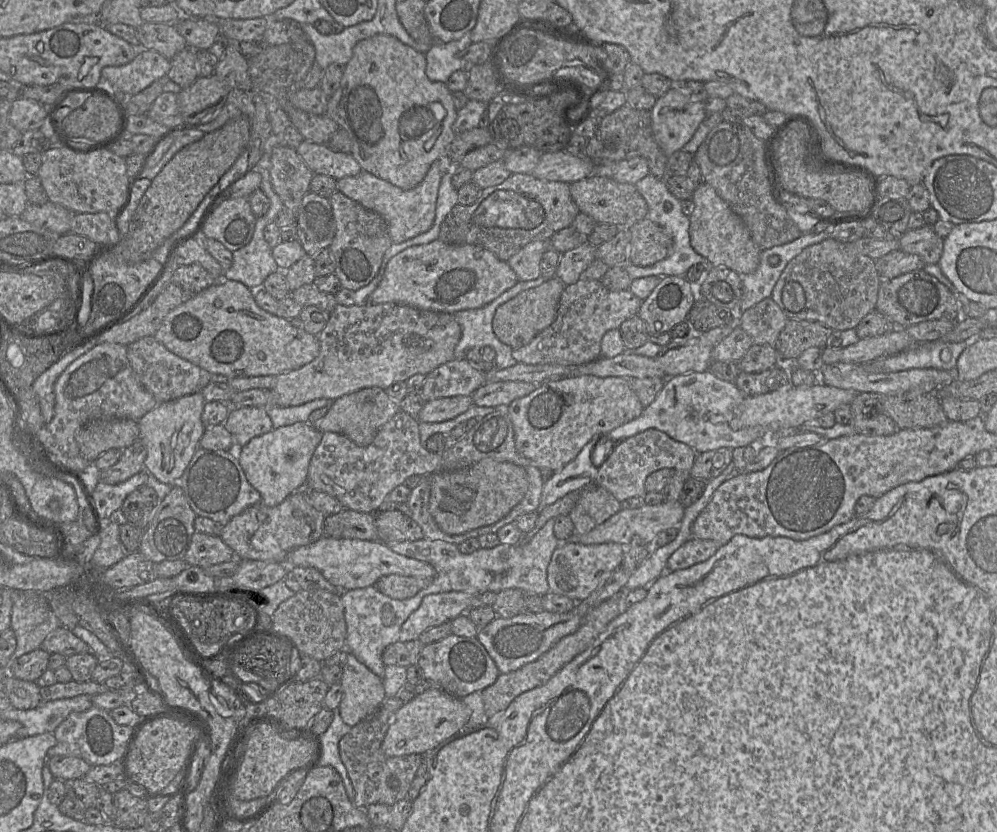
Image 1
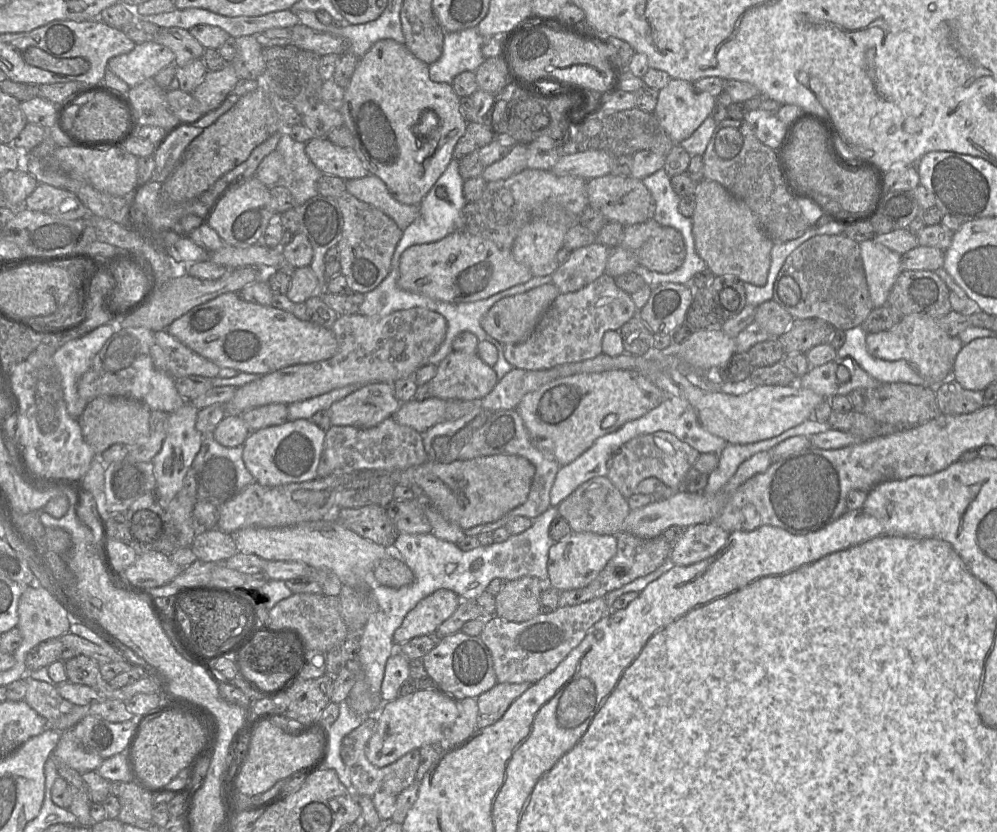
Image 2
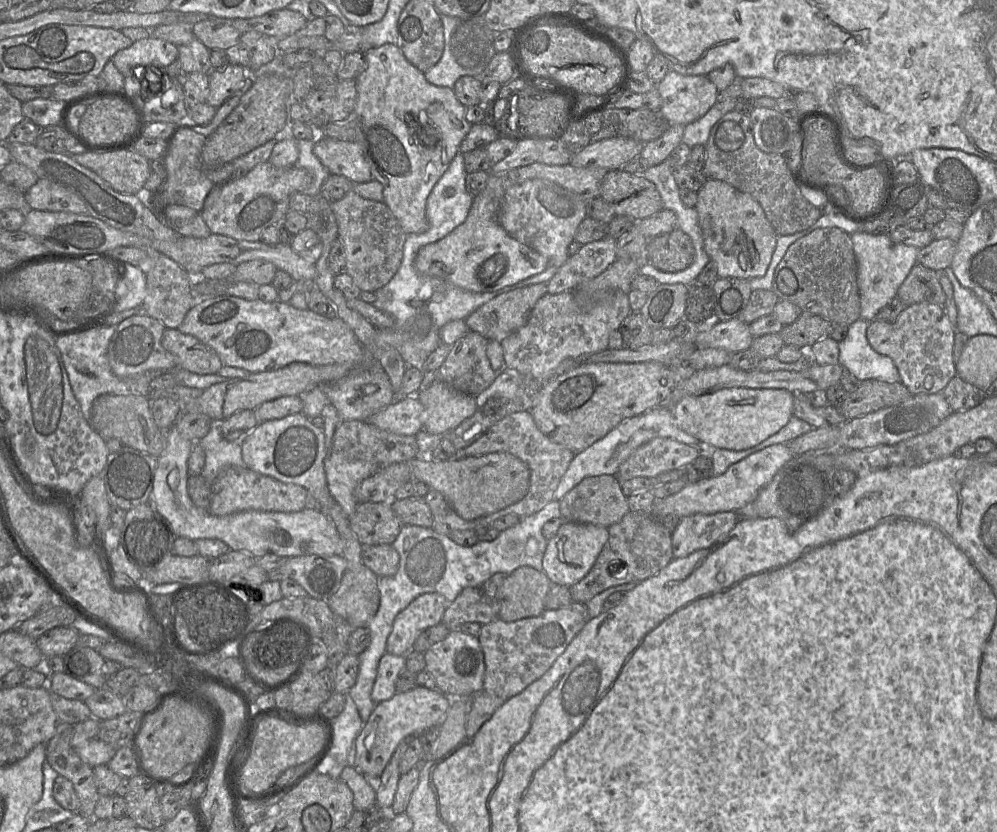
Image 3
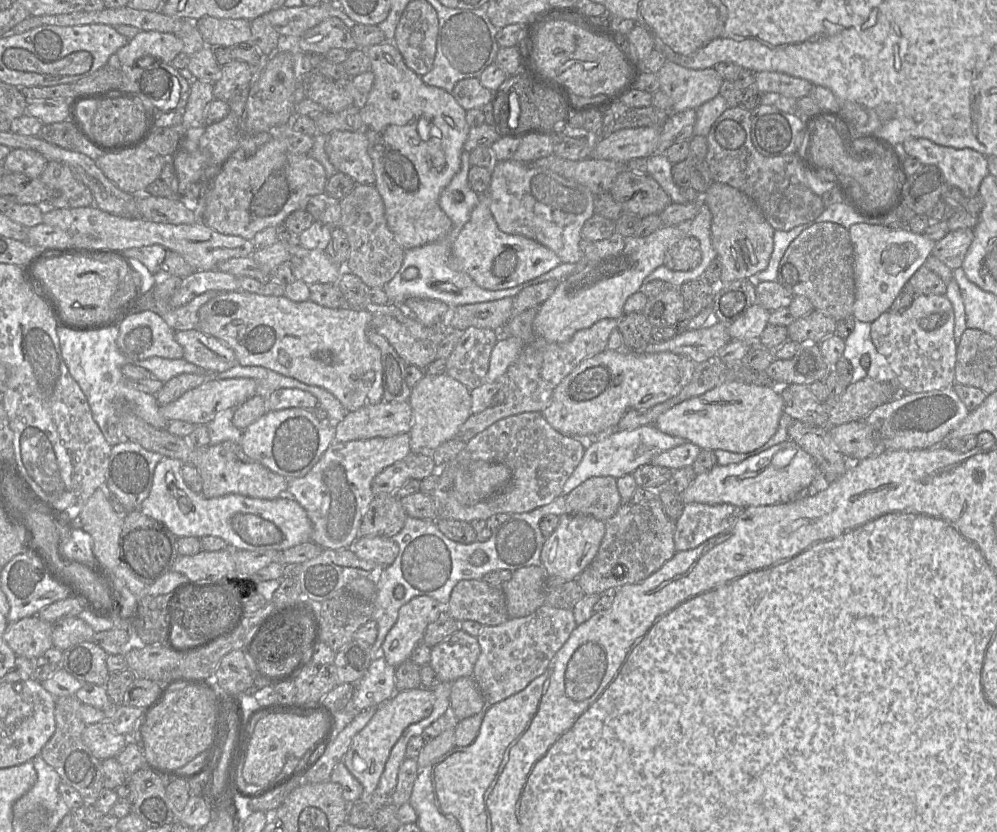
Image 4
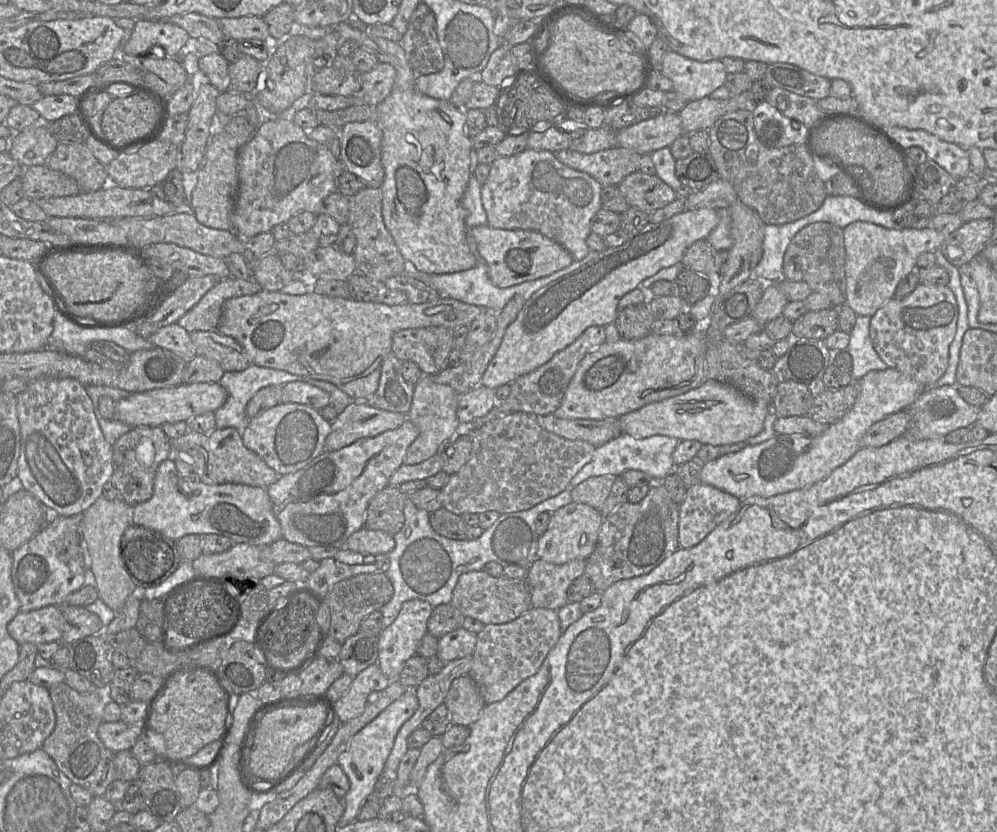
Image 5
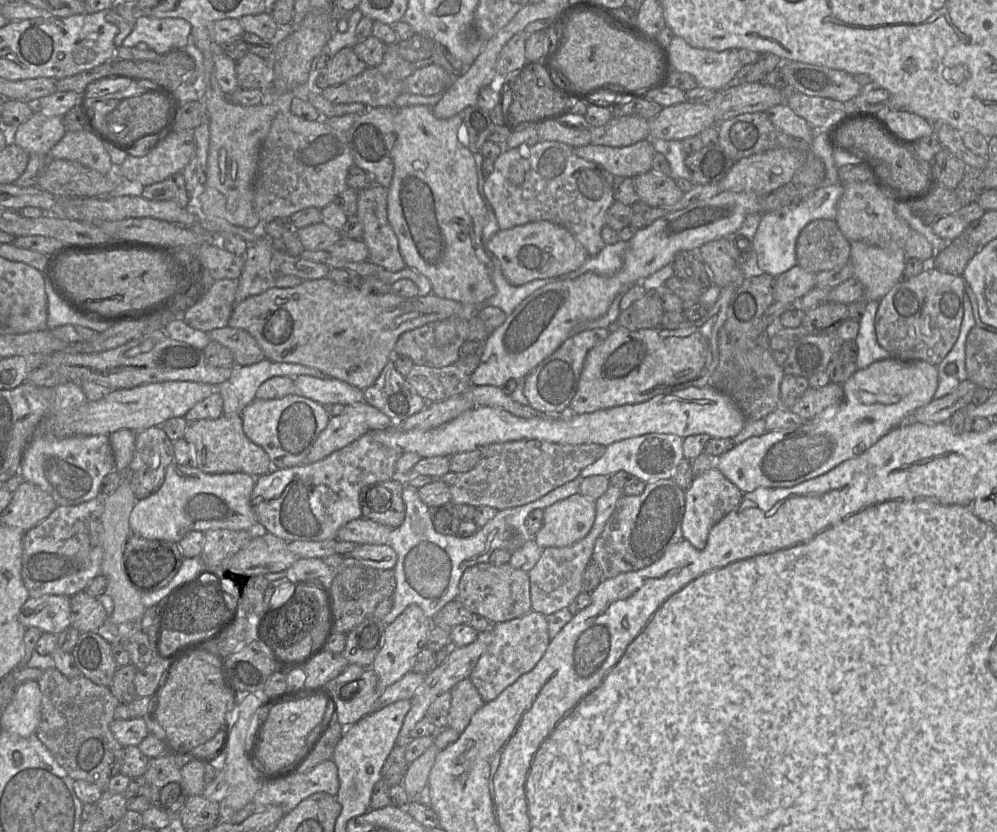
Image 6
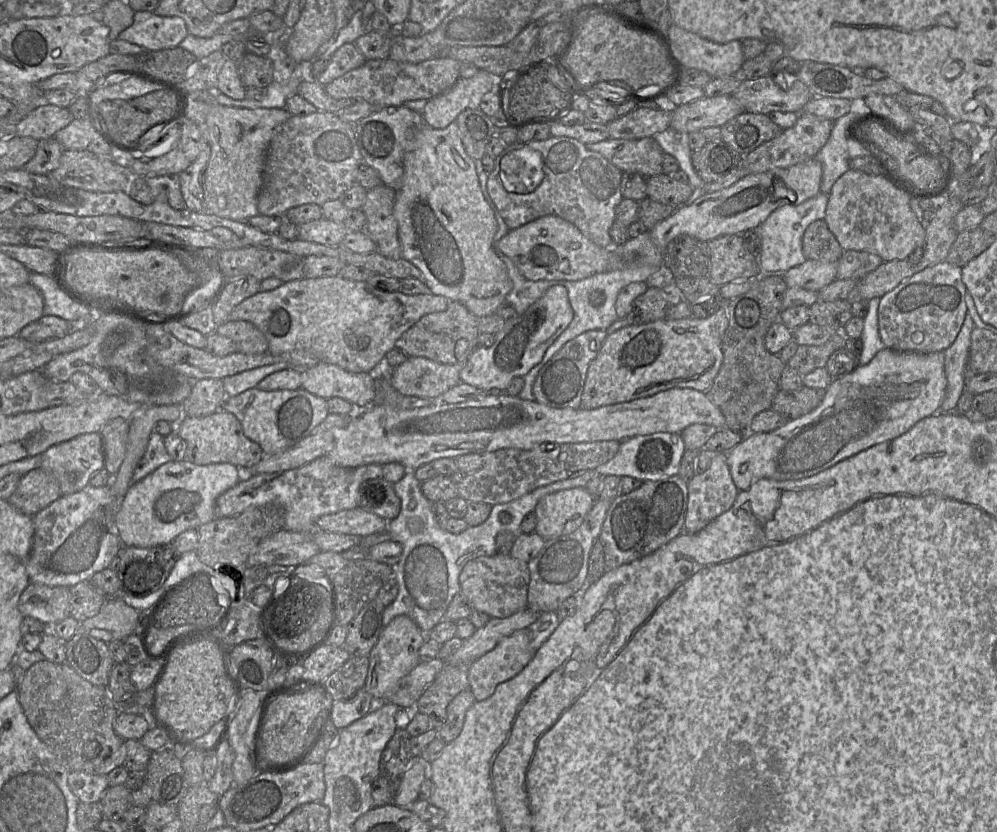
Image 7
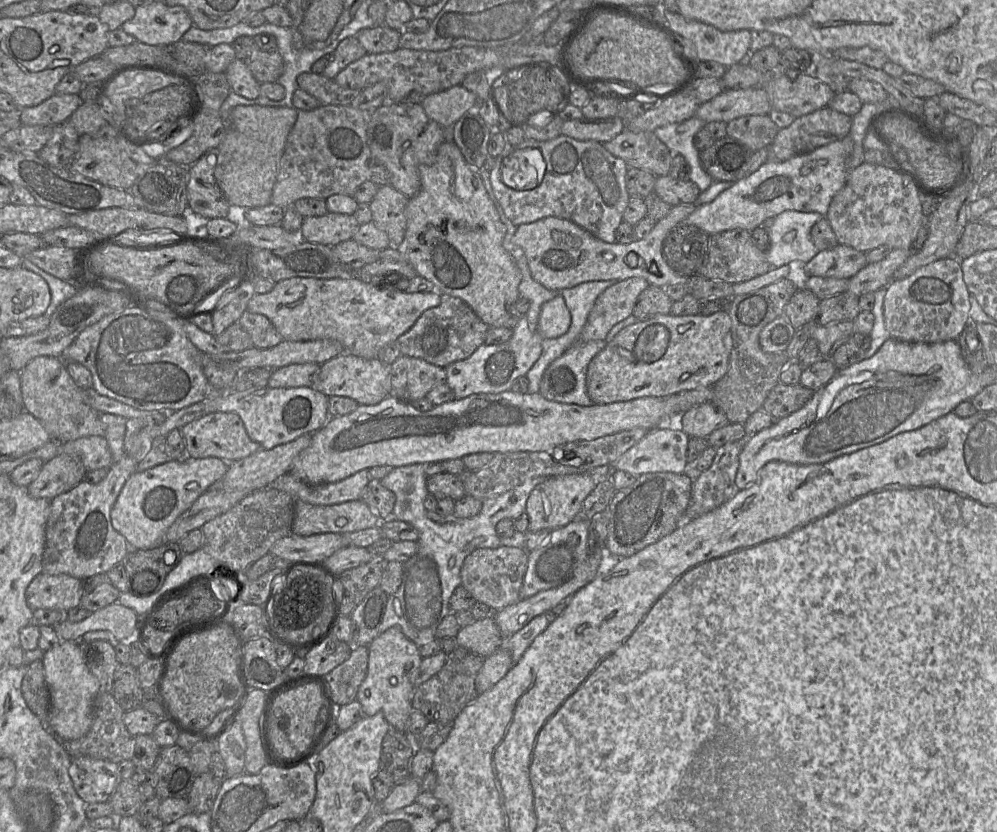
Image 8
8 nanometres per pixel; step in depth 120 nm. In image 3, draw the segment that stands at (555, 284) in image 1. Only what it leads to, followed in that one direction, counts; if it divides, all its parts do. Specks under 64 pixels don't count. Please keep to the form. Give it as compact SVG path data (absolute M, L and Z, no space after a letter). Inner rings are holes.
M539 283L501 294L464 321L470 331L501 342L525 325L536 302L547 294L547 290L547 283Z

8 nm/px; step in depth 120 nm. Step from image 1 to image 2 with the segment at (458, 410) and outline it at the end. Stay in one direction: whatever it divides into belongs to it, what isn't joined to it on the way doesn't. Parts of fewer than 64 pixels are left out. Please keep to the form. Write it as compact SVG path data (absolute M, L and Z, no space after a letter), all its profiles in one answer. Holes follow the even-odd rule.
M434 396L422 401L412 399L401 403L393 418L399 424L412 427L423 433L428 428L443 421L446 403L447 400Z

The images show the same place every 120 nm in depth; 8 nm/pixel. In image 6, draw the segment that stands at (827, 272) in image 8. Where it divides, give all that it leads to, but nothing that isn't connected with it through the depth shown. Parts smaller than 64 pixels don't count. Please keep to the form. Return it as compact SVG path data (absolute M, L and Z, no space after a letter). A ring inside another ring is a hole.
M795 265L775 278L774 301L794 303L810 292L816 283L816 274Z

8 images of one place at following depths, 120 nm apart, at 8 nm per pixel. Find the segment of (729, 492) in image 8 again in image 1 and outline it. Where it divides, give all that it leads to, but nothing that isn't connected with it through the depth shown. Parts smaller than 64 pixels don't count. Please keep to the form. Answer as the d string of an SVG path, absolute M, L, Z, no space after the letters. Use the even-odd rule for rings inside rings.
M690 538L668 559L667 571L688 568L711 558L720 545L712 540Z

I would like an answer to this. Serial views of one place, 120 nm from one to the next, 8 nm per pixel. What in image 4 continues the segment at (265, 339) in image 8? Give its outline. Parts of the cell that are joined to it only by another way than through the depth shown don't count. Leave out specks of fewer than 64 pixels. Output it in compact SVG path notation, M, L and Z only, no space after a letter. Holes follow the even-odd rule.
M198 329L175 331L174 337L183 348L183 359L204 369L207 374L224 372L238 365L235 352L232 348L221 340Z

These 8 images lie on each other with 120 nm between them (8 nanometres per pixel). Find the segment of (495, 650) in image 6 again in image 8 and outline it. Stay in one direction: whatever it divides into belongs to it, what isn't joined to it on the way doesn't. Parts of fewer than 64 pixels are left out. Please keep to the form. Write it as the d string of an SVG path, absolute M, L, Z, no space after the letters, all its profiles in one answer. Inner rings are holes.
M504 646L484 658L476 678L477 696L494 687L513 666L511 653Z

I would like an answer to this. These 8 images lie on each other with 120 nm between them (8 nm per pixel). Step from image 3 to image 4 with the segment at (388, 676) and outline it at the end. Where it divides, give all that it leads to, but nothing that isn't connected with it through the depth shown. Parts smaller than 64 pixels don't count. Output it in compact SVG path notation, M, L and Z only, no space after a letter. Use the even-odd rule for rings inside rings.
M377 655L363 677L354 684L354 693L345 711L358 715L389 700L396 692L395 669L382 655Z

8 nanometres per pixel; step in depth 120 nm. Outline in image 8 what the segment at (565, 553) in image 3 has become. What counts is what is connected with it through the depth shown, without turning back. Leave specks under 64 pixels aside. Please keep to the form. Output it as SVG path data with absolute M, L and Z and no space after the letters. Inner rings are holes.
M577 473L548 477L530 493L526 503L529 517L528 532L541 529L557 529L572 522L581 509L583 501L592 492L598 480L589 473Z

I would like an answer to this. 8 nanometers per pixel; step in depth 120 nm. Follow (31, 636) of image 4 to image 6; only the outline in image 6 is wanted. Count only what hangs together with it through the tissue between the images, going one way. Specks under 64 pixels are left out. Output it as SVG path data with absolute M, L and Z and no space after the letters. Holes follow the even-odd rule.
M65 595L29 597L20 609L19 622L26 629L36 627L43 633L58 635L72 625L70 597Z

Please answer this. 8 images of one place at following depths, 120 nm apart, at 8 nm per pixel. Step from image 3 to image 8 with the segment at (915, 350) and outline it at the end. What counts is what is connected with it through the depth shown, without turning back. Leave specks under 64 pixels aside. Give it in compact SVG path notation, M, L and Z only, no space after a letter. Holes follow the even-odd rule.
M955 257L936 260L900 280L892 280L886 287L884 321L890 337L903 342L938 343L958 338L969 322L970 293L963 279L961 261Z

